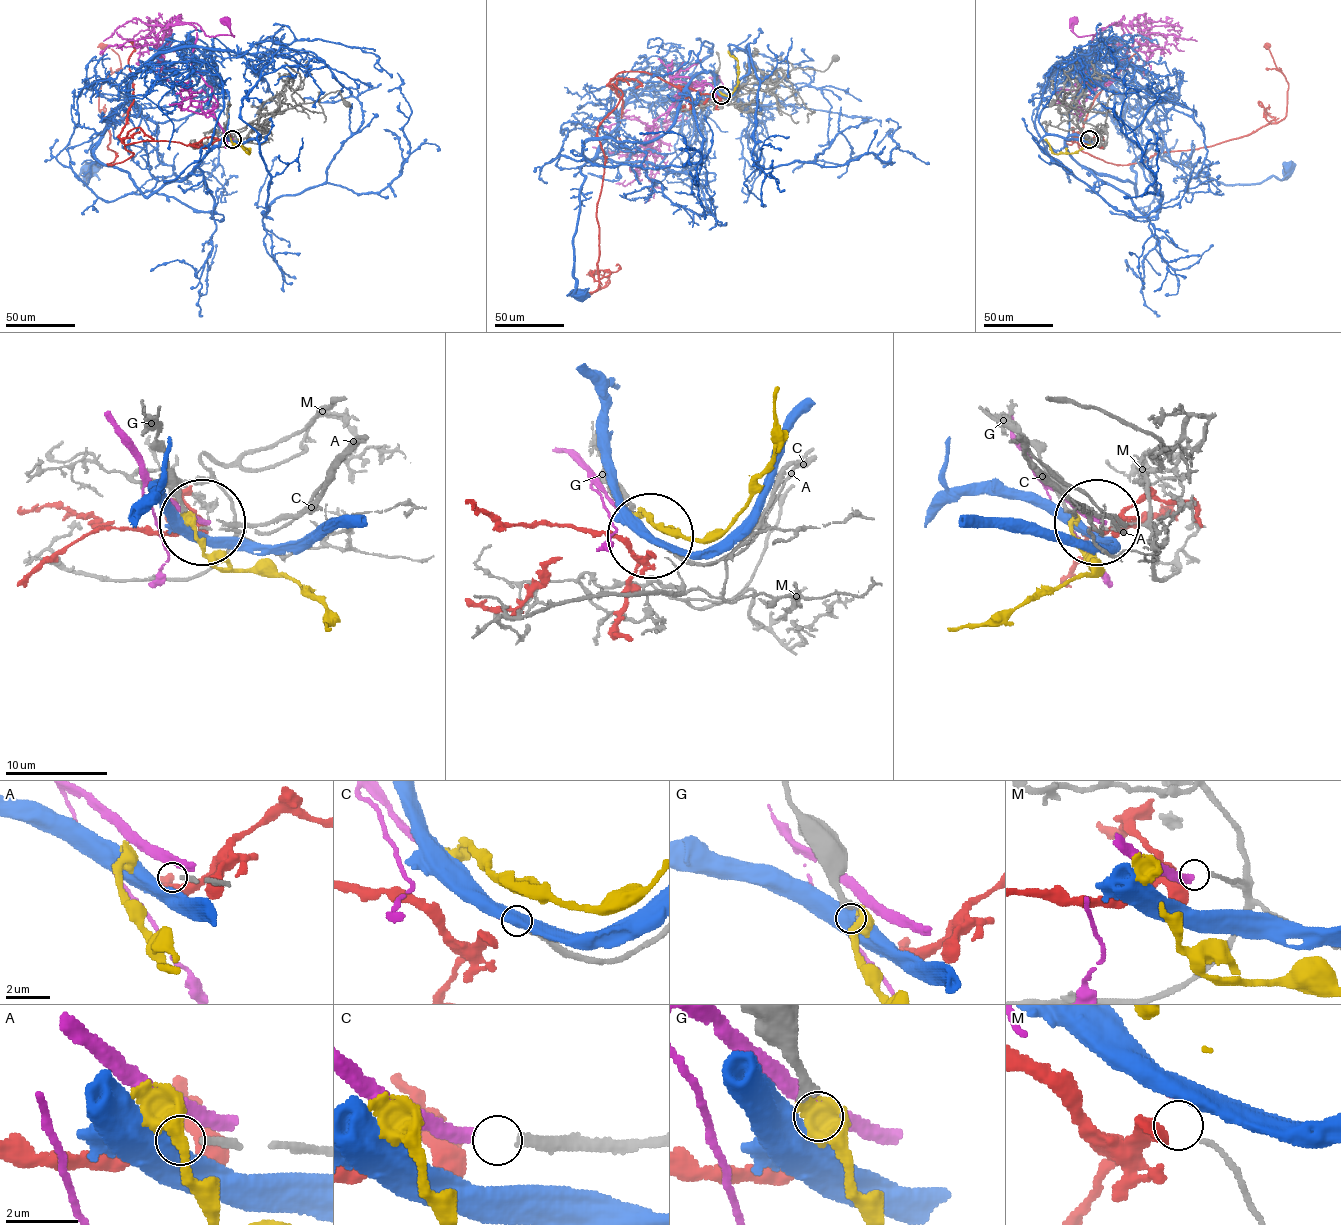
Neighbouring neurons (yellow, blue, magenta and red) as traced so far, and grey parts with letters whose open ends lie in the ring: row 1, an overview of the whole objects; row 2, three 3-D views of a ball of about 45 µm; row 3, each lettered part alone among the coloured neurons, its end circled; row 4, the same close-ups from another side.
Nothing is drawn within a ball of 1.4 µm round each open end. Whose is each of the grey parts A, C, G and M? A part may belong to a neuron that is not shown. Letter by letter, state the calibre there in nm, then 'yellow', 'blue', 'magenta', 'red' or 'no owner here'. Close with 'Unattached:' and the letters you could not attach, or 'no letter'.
A: 180 nm | no owner here
C: 280 nm | magenta
G: 360 nm | yellow
M: 130 nm | no owner here
Unattached: A, M

